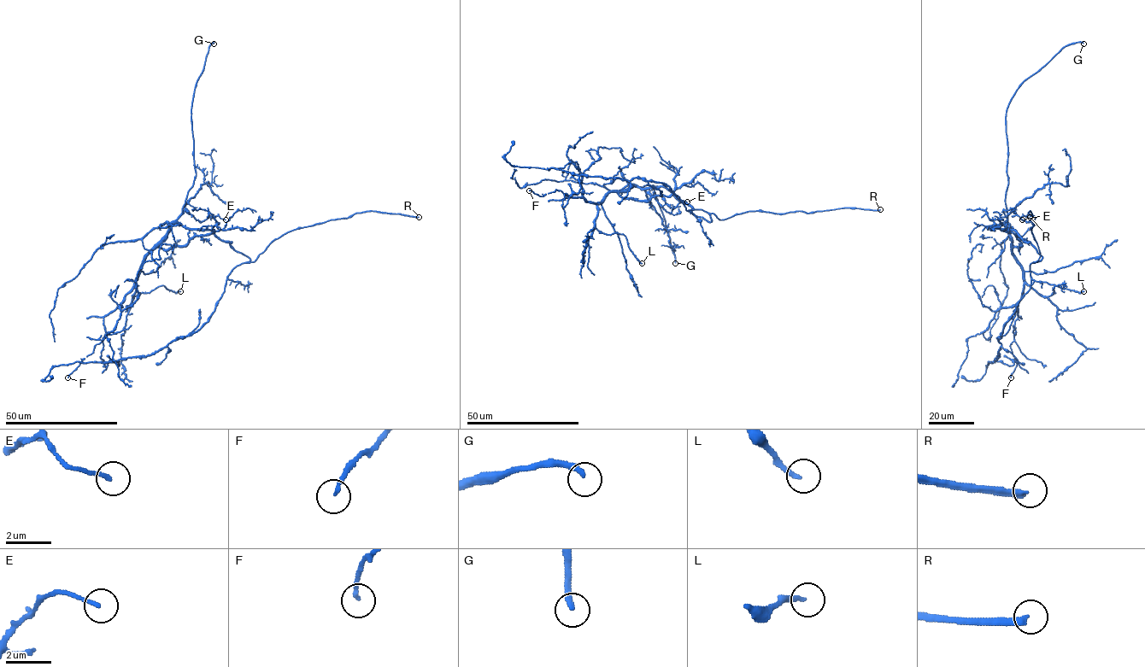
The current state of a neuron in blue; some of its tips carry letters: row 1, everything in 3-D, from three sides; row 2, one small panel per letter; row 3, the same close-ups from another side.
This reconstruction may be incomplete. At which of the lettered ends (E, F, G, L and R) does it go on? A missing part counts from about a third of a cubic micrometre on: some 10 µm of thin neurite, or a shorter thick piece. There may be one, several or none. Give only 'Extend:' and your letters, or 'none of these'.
Extend: L, R

